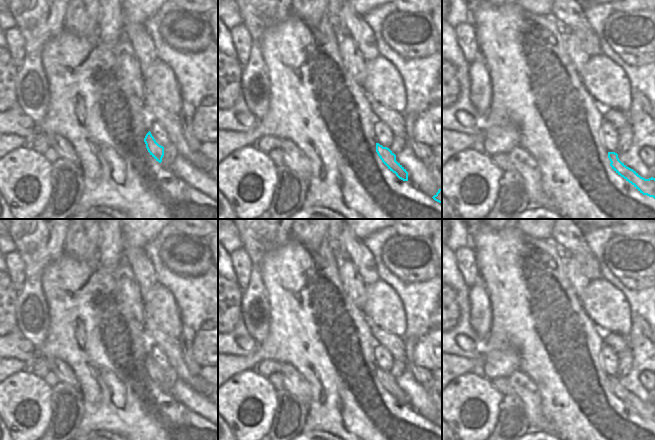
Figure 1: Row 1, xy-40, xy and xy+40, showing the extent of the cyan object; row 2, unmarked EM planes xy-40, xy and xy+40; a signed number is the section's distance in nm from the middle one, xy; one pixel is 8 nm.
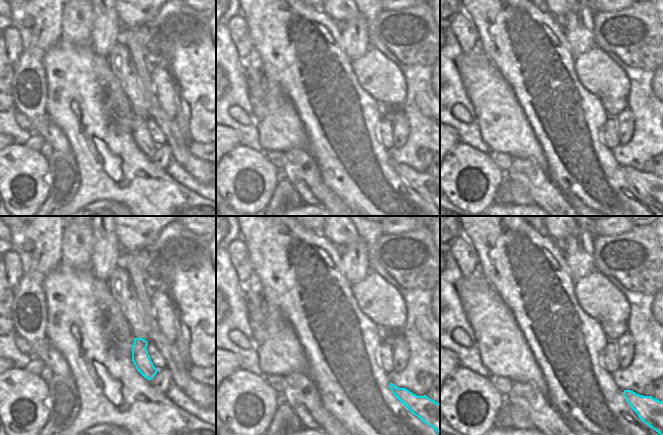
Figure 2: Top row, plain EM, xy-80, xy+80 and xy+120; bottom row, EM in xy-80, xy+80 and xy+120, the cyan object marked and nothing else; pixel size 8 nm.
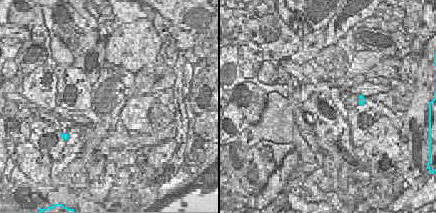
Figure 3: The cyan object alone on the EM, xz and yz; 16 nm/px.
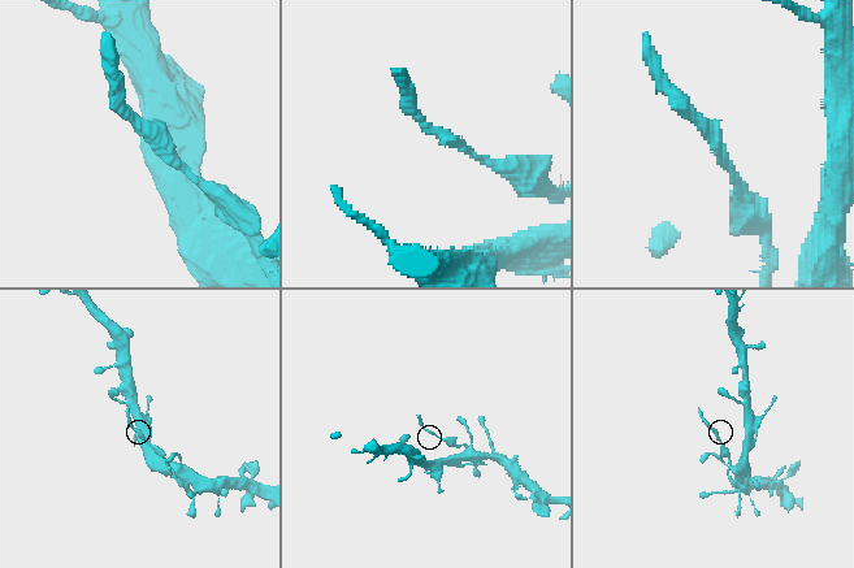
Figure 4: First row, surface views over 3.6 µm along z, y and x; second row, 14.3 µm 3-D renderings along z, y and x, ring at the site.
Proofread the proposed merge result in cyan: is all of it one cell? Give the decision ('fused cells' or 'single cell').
fused cells

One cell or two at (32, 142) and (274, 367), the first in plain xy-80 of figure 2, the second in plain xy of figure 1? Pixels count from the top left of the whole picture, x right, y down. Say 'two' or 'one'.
one

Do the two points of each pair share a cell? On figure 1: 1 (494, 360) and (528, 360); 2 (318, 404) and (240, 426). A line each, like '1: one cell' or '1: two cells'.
1: two cells
2: two cells

